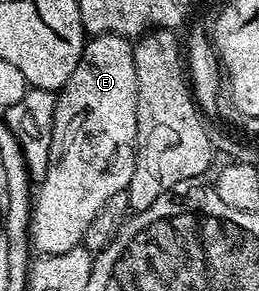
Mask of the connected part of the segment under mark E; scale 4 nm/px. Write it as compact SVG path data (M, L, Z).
M115 33L91 36L82 46L80 64L76 71L72 71L68 83L57 94L57 99L48 175L44 175L44 183L37 190L30 211L30 244L42 255L60 255L64 251L79 248L84 231L88 231L88 223L92 223L100 207L104 207L112 195L129 190L138 154L138 76L131 38Z

